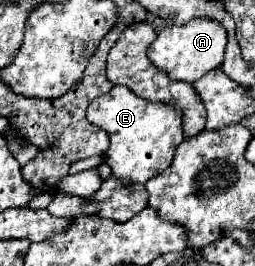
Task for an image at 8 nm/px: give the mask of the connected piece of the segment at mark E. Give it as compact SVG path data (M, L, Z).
M114 86L108 94L98 96L88 108L88 120L92 124L104 128L110 134L110 148L106 152L108 154L108 166L112 168L112 174L116 178L124 180L124 184L130 184L132 180L134 180L134 184L146 184L148 178L154 178L156 174L166 170L170 166L170 162L174 160L174 150L184 140L182 112L180 110L176 110L174 106L164 104L164 102L150 102L144 98L138 98L126 86Z

